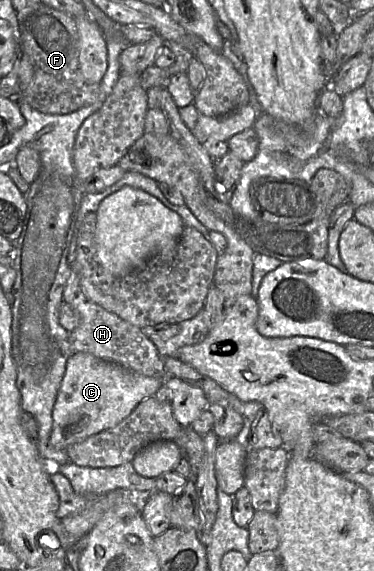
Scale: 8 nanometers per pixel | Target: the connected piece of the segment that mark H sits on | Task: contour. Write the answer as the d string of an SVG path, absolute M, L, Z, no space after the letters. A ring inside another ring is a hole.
M71 270L63 291L63 301L74 307L80 314L78 326L69 332L73 354L87 352L99 359L116 363L141 375L159 378L164 383L166 372L163 357L160 356L153 342L141 332L139 327L89 300L81 289L77 273L73 270Z

